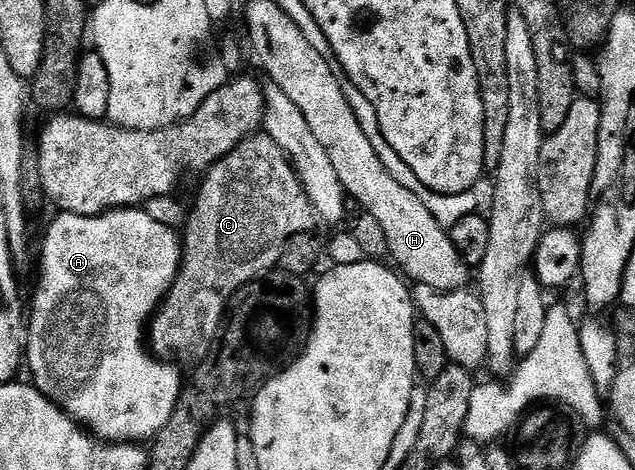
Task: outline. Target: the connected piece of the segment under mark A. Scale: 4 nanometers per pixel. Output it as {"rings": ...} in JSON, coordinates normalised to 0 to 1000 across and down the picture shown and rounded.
{"rings":[[[222,440],[173,445],[172,451],[148,462],[126,462],[117,453],[98,451],[91,451],[88,460],[71,496],[71,523],[65,530],[65,600],[60,602],[58,626],[52,632],[52,666],[49,657],[43,674],[43,785],[46,777],[46,794],[52,800],[47,802],[50,817],[123,904],[137,909],[148,932],[161,940],[233,940],[246,930],[263,900],[263,891],[269,891],[288,826],[285,794],[277,785],[280,779],[243,755],[231,740],[231,694],[241,668],[247,664],[249,649],[258,640],[261,623],[271,611],[279,579],[285,574],[287,506],[280,489],[257,483],[257,474],[238,466],[238,457],[231,457]]]}

